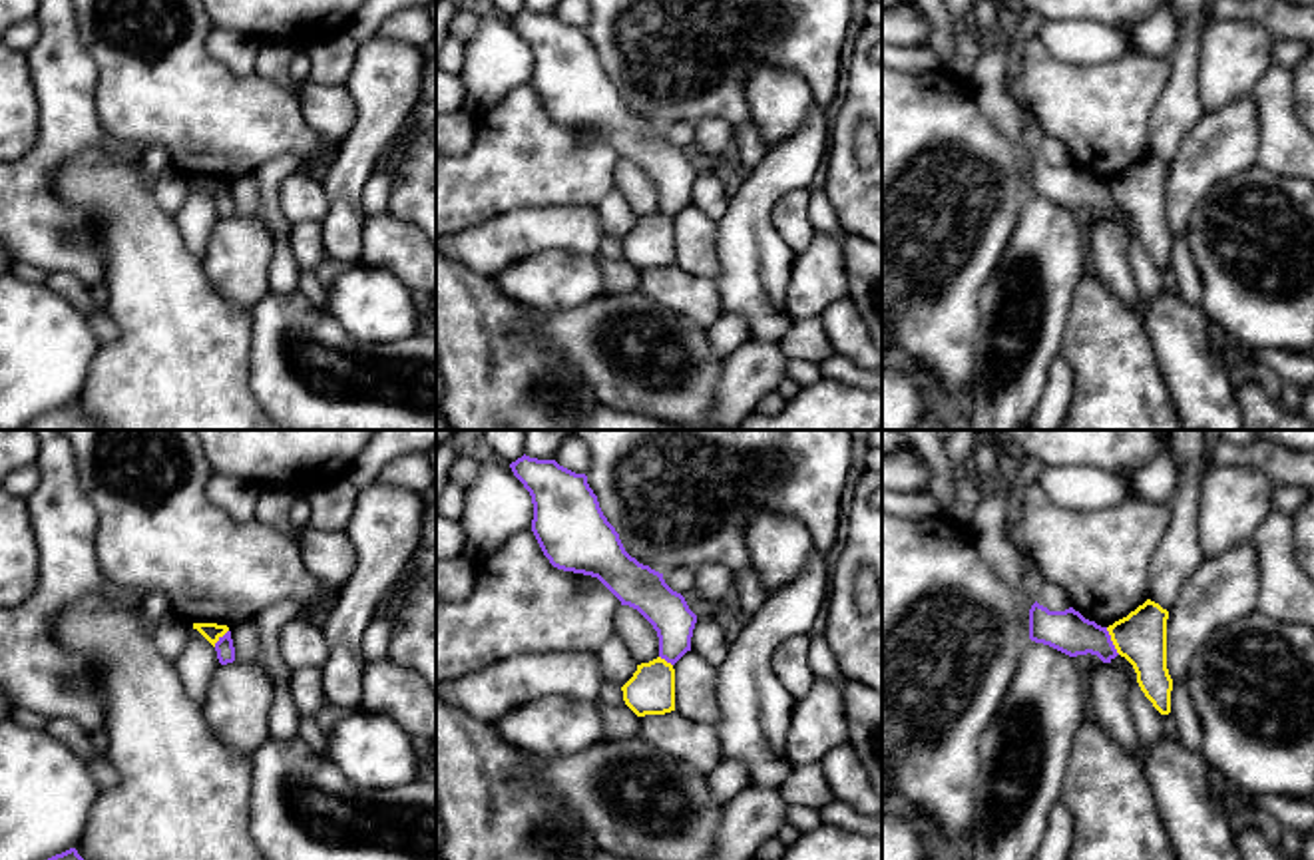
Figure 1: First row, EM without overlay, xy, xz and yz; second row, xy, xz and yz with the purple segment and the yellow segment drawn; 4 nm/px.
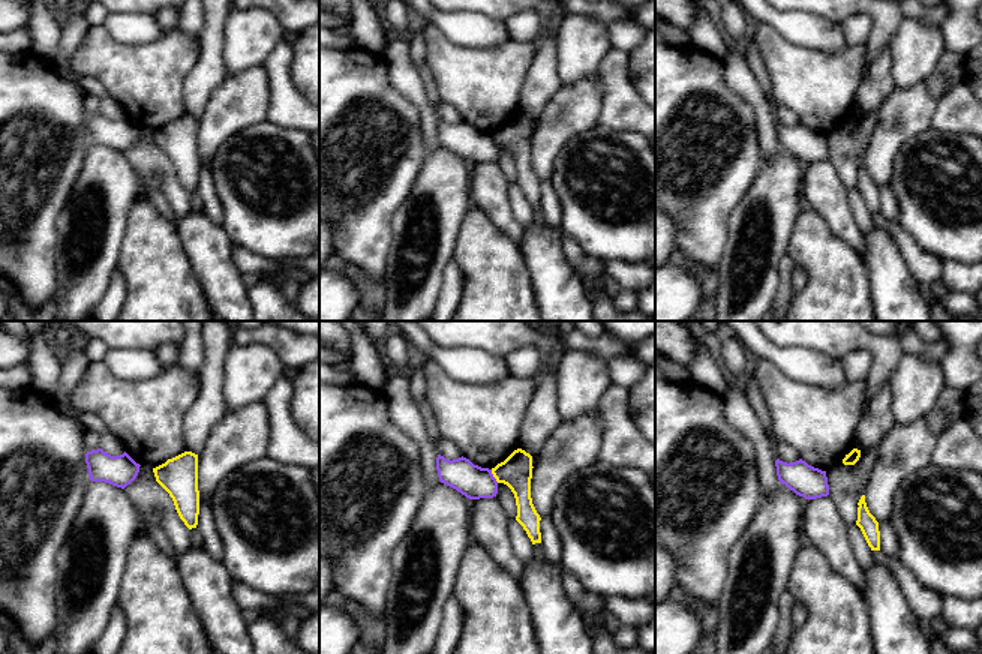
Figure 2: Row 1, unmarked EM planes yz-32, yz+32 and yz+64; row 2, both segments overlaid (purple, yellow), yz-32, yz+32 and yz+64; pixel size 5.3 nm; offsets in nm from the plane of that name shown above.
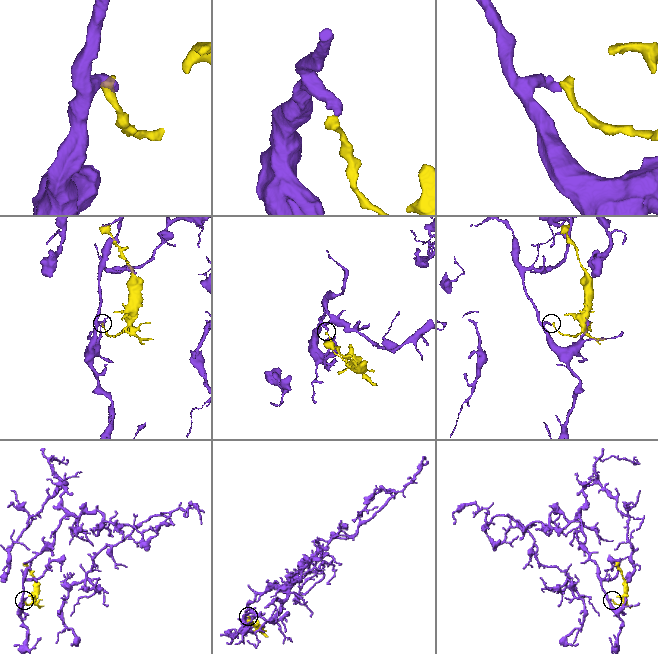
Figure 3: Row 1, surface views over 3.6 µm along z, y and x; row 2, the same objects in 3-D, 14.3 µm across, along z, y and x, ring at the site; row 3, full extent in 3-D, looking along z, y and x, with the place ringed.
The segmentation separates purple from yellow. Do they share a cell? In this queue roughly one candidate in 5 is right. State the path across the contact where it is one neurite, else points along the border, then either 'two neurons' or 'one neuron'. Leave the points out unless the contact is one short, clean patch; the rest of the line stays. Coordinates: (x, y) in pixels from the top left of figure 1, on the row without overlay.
border along yz (1105, 182), (1119, 208); two neurons

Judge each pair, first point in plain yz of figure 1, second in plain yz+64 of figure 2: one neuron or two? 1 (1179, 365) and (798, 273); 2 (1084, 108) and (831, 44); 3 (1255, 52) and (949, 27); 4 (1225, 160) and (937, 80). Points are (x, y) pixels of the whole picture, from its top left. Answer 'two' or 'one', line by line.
1: two
2: two
3: two
4: two

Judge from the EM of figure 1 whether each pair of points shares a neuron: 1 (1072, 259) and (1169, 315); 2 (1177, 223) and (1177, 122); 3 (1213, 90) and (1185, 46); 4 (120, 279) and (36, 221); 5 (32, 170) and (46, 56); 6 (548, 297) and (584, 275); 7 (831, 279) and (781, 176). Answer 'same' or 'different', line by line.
1: different
2: different
3: different
4: different
5: same
6: same
7: different

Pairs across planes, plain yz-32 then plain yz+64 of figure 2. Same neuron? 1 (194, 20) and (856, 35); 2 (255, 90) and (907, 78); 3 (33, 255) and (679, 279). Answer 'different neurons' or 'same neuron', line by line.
1: same neuron
2: different neurons
3: different neurons

